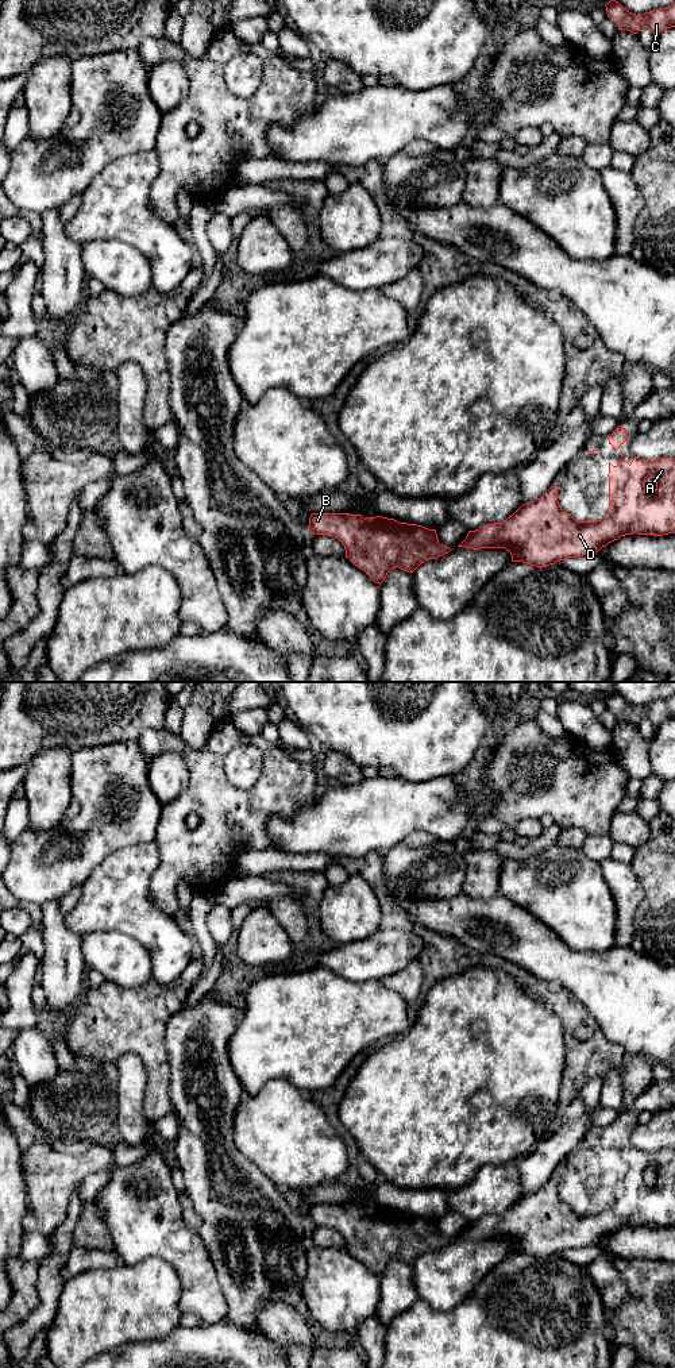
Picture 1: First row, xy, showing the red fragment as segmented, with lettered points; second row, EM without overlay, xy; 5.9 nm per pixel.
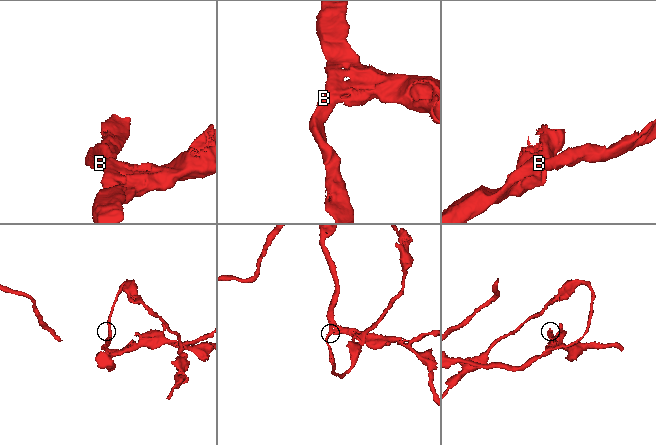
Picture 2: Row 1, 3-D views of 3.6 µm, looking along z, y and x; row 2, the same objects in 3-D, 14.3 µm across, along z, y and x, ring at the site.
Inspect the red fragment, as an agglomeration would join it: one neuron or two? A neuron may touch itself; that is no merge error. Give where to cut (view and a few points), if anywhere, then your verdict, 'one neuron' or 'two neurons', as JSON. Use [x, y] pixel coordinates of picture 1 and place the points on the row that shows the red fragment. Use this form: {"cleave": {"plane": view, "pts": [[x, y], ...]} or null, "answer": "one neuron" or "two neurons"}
{"cleave": null, "answer": "one neuron"}

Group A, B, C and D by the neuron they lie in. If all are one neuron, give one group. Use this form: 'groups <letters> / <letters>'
groups A B C D

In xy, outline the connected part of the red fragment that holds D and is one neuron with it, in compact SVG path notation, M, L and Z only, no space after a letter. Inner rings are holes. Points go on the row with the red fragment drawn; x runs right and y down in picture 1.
M637 456L630 463L622 458L616 466L609 462L609 508L597 521L578 521L562 509L558 488L551 486L540 498L522 504L502 523L486 524L468 531L458 546L464 548L505 548L512 562L522 562L535 567L547 567L567 558L597 554L602 547L625 535L663 536L675 533L675 458L644 461ZM652 475L656 490L649 493L644 481Z

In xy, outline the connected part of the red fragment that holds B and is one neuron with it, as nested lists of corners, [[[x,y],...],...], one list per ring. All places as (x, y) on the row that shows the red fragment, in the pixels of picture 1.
[[[312,513],[308,528],[315,535],[335,536],[344,546],[346,558],[379,585],[394,567],[413,573],[425,560],[451,551],[450,547],[439,543],[436,529],[382,516],[364,519],[362,515],[351,513]]]

